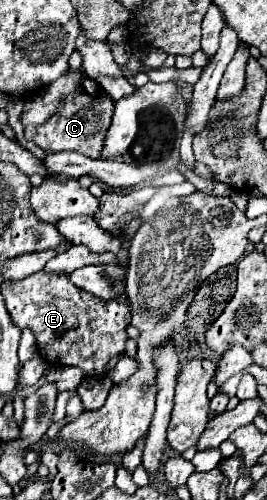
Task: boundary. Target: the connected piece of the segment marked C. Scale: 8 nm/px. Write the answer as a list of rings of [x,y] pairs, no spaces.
[[[86,92],[68,96],[66,104],[44,124],[28,126],[24,130],[24,138],[30,138],[42,149],[76,150],[78,154],[98,158],[98,150],[102,150],[102,134],[106,134],[106,130],[110,126],[112,112],[114,112],[114,102],[108,96],[92,98]]]

